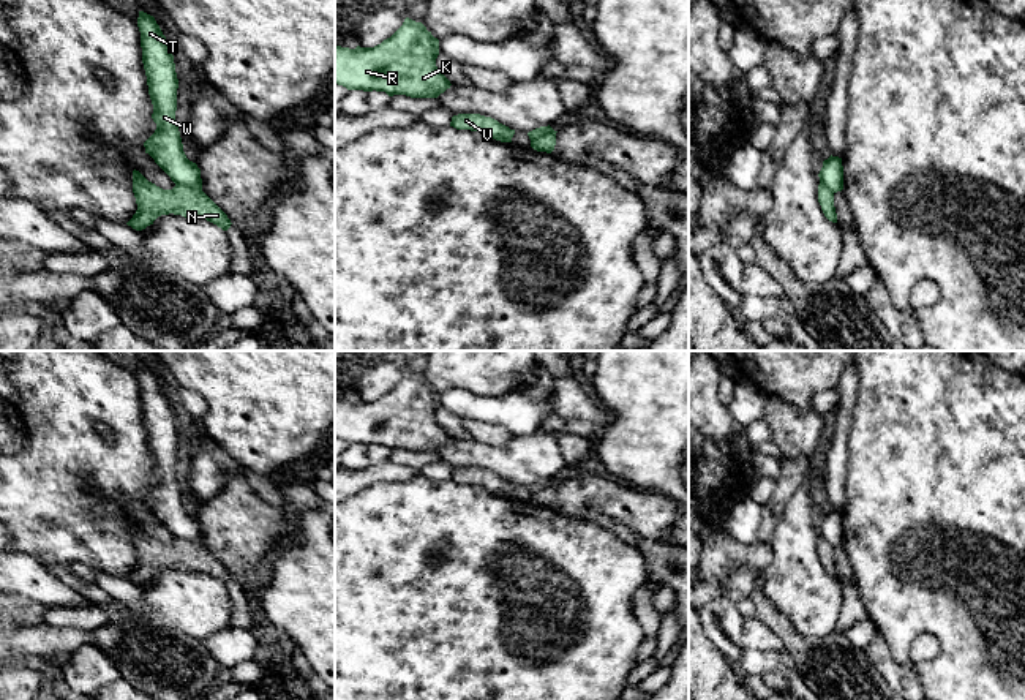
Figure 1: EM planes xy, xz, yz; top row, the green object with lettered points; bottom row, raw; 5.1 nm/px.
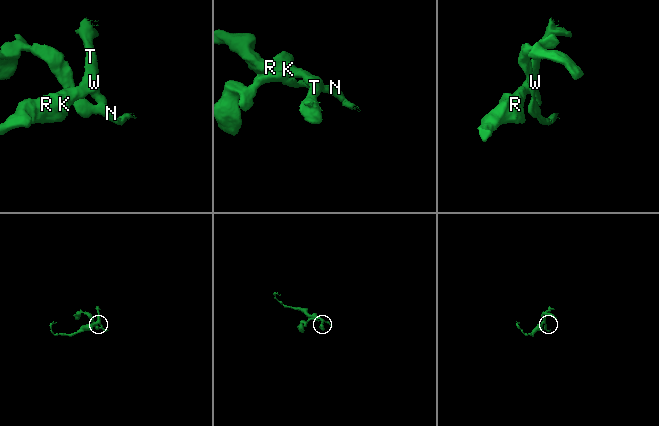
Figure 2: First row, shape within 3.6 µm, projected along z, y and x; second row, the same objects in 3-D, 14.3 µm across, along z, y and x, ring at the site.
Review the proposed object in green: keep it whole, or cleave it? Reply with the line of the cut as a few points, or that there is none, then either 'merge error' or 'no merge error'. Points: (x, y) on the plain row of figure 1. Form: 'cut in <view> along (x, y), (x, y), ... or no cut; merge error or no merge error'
cut in xy along (176, 538), (201, 542); merge error

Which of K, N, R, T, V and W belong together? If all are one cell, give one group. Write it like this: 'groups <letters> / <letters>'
groups K R T W / N V

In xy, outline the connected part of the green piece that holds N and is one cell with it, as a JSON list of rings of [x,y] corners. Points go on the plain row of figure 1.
[[[133,525],[133,547],[137,564],[126,577],[136,585],[142,585],[161,569],[182,569],[185,572],[207,574],[223,585],[231,581],[227,569],[202,545],[185,539],[163,544],[148,536],[139,525]]]

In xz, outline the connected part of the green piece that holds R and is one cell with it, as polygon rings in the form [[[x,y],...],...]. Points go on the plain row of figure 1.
[[[409,371],[374,401],[335,398],[335,438],[389,450],[437,452],[450,435],[437,423],[439,393]]]

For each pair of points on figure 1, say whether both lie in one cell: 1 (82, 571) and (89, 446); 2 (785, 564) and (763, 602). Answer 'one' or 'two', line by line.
1: two
2: two

